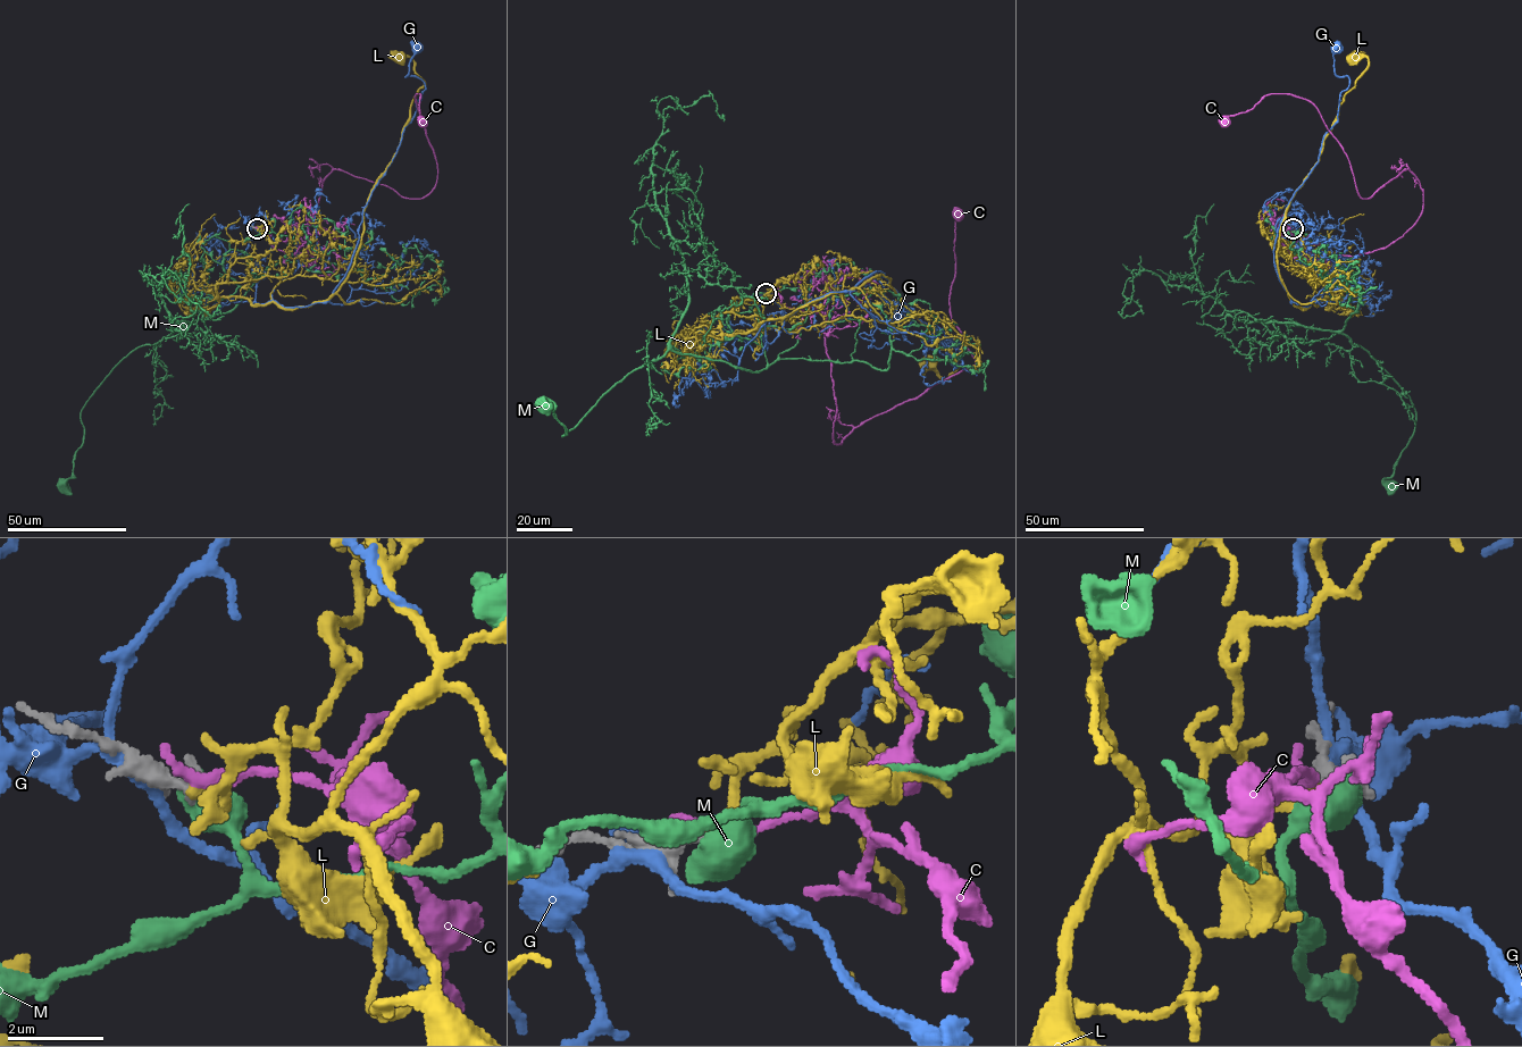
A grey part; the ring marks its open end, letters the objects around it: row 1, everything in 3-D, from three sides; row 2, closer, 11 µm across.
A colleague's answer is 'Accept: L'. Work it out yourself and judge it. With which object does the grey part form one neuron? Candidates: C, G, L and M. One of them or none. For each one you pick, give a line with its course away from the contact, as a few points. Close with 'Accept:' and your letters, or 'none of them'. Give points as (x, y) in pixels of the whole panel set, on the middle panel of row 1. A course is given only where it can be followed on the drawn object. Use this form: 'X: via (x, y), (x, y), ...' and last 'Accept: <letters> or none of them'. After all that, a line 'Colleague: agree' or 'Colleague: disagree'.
L: via (767, 293), (788, 282), (736, 298), (721, 331), (747, 334), (886, 276), (960, 366), (945, 380), (929, 362)
Accept: L
Colleague: agree

